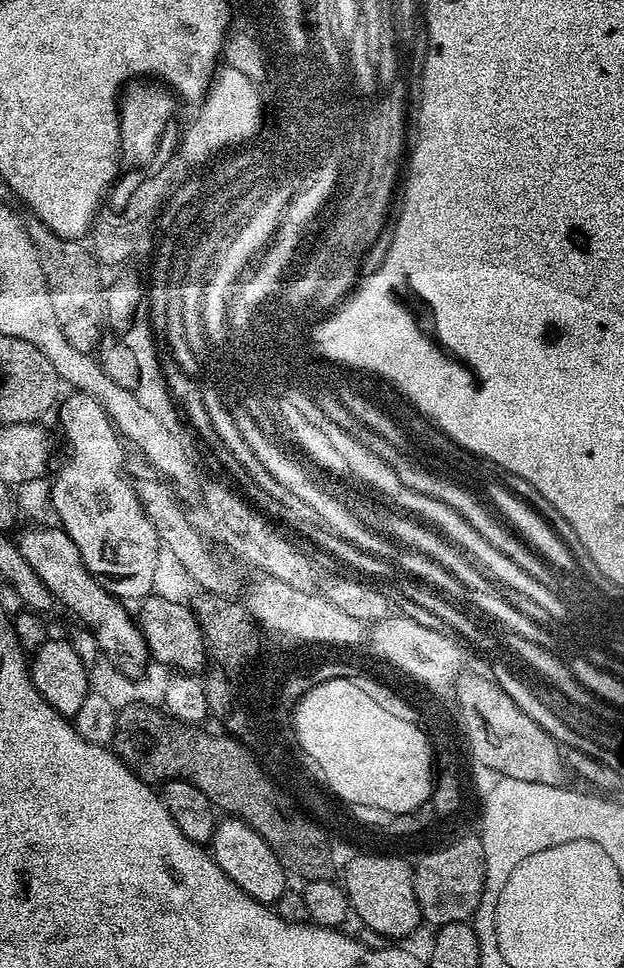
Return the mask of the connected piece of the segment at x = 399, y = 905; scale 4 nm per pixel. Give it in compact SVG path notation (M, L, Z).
M353 857L343 865L344 880L342 887L348 896L348 907L372 932L380 936L389 936L389 941L400 942L419 924L422 924L420 907L412 898L412 884L409 881L408 868L404 864L396 864L396 860Z

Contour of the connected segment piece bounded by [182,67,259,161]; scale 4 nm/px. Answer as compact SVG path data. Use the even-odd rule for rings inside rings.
M221 67L212 77L207 96L194 112L199 120L182 144L182 154L186 155L188 160L202 160L221 145L244 139L244 136L252 132L256 120L259 119L259 105L256 104L255 92L248 82L248 76L240 76L239 67L234 72L227 72L225 67Z

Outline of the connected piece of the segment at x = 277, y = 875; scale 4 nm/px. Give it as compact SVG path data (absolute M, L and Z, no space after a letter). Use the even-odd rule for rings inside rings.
M221 819L210 841L210 855L216 865L258 903L272 906L282 898L286 889L286 869L281 866L274 850L270 850L268 843L245 820Z

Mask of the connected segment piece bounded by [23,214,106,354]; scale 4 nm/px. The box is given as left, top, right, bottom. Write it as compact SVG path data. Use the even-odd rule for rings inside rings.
M25 215L23 222L34 250L38 252L42 274L50 290L50 302L54 302L54 314L62 326L66 342L70 342L74 350L95 353L102 339L100 323L103 325L106 320L106 288L100 285L101 265L81 241L54 234L37 216Z

